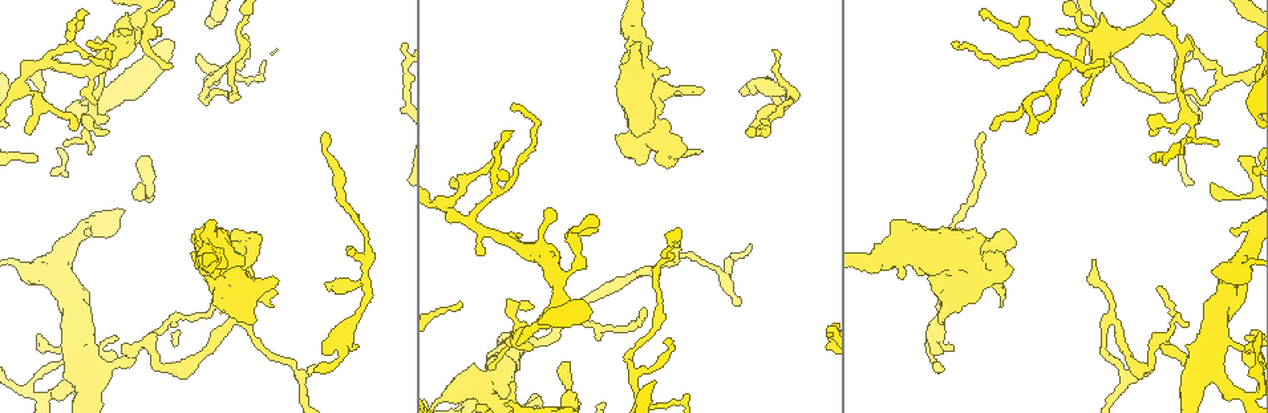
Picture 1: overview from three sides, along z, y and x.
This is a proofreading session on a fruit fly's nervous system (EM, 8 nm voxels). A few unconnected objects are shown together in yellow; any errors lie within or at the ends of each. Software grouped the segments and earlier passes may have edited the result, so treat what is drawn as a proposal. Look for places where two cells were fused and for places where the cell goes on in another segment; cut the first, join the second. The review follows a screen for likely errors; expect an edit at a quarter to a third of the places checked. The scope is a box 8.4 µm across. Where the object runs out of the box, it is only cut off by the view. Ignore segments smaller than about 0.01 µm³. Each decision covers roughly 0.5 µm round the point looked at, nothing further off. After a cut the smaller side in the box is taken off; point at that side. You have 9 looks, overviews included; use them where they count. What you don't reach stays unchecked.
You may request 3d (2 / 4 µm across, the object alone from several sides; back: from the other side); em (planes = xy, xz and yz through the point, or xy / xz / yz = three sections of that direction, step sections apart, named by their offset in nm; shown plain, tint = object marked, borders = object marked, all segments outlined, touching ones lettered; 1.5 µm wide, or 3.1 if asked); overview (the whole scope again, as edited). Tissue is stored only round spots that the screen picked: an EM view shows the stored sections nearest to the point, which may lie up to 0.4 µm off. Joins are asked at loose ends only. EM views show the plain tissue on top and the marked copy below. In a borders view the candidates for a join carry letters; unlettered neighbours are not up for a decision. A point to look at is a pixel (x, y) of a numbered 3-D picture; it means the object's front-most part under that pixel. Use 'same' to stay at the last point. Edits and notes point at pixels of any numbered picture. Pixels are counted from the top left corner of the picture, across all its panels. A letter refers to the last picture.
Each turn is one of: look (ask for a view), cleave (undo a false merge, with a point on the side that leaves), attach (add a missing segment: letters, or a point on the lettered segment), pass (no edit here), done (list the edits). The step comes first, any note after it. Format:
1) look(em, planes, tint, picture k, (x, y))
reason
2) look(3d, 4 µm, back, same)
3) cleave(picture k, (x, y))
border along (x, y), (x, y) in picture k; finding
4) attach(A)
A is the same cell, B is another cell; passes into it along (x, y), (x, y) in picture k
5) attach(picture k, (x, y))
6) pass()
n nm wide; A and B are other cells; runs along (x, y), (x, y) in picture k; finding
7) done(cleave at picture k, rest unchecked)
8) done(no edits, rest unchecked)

look(3d, 4 µm, picture 1, (957, 45))

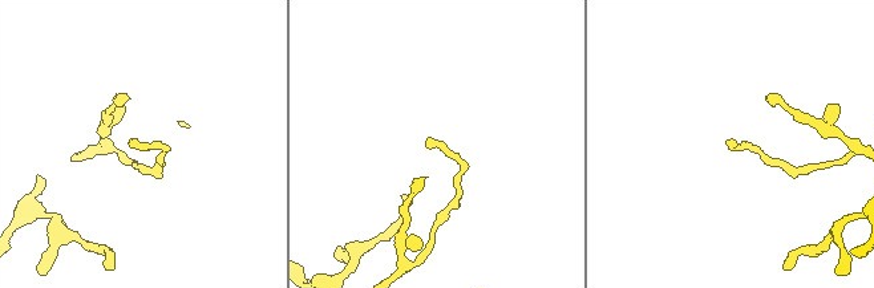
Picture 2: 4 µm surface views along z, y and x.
look(em, planes, tint, picture 2, (734, 142))

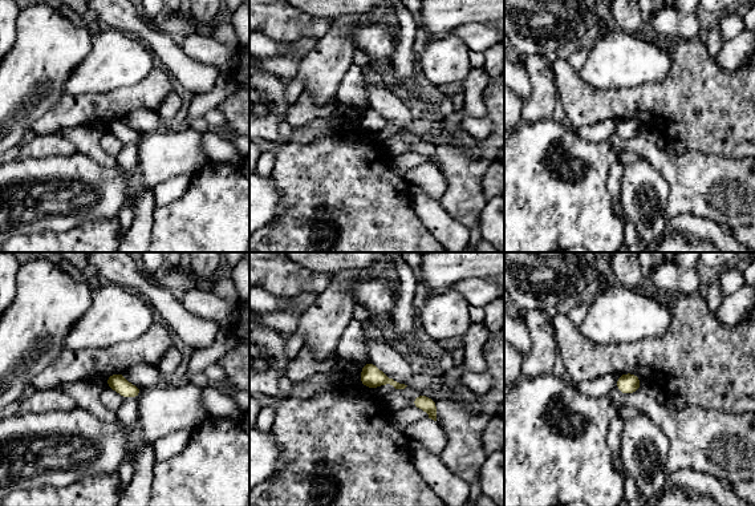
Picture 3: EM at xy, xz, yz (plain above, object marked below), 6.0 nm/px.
look(em, planes, borders, same)
see the neighbours

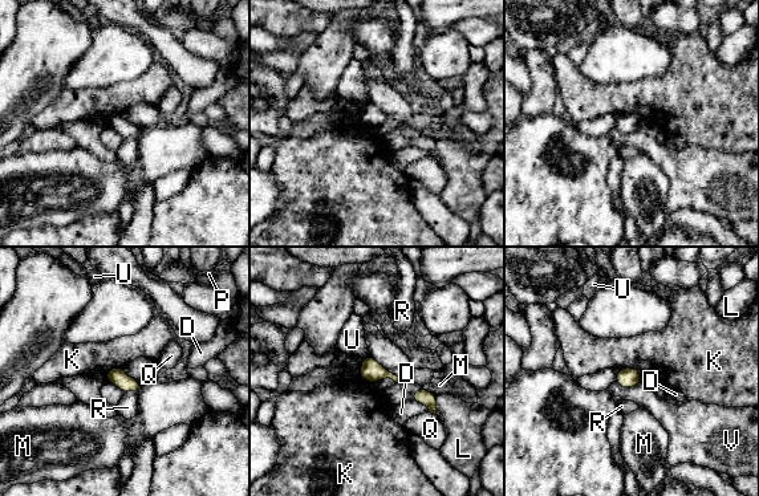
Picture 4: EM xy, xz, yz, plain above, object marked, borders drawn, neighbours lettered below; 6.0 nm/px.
pass()
D, K, L, M, P, Q, R, U and V are other cells; border along (620, 368), (634, 368), (641, 374) in picture 4; no lettered segment goes on from it

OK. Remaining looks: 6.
look(em, planes, borders, picture 1, (939, 368))
an open end

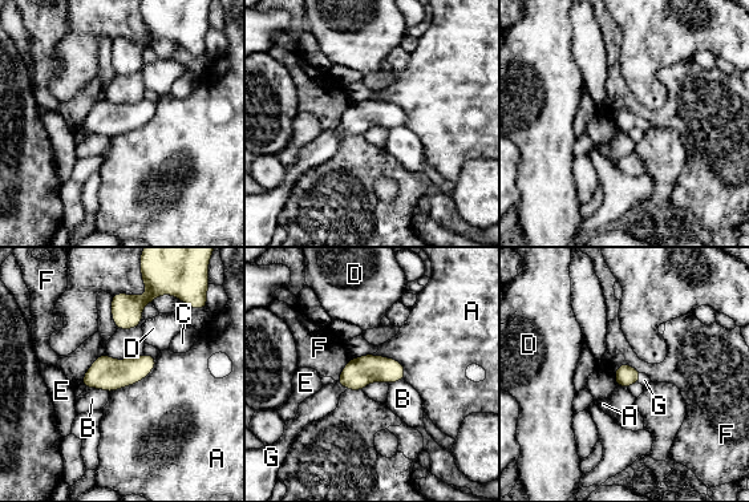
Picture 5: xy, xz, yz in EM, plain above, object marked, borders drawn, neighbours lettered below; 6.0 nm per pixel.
attach(G)
A touches over 360 nm; G is the same cell, A, B, C, D, E and F are other cells; passes into it along (359, 372), (341, 385), (316, 407) in picture 5; the cell continues

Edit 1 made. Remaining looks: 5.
look(3d, 4 µm, picture 1, (327, 286))
tapers out

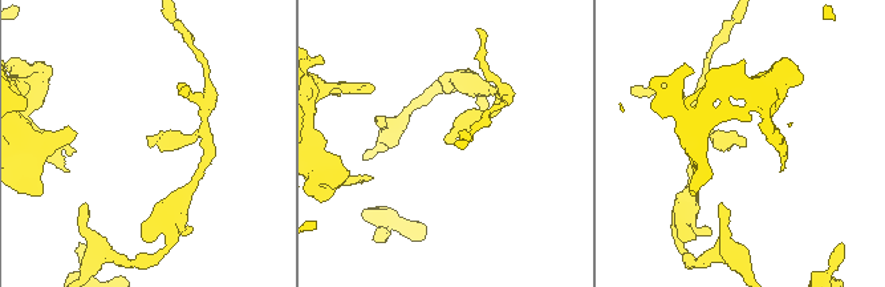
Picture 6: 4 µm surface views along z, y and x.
look(em, xy, step 8, borders, picture 6, (150, 140))

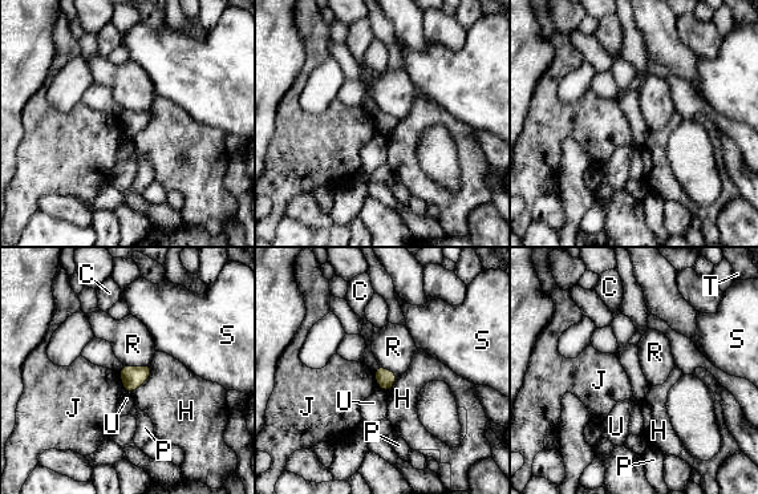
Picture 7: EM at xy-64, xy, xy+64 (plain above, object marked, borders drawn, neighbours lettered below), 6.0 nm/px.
pass()
C, H, J, P, R, S, T and U are other cells; none of them fits

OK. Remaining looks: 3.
look(3d, 4 µm, picture 1, (1126, 376))
sharp bend

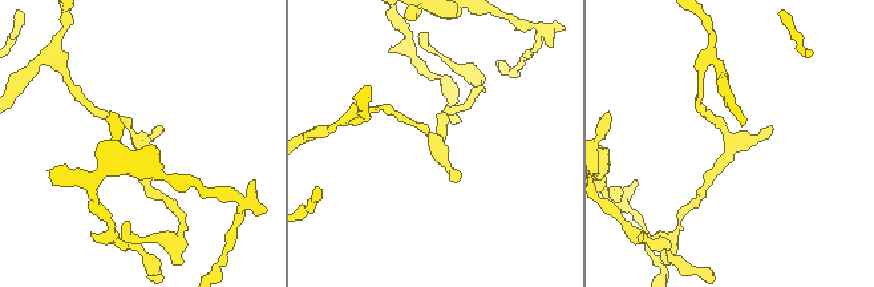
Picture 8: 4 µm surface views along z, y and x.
look(em, planes, borders, picture 8, (141, 144))
now the EM

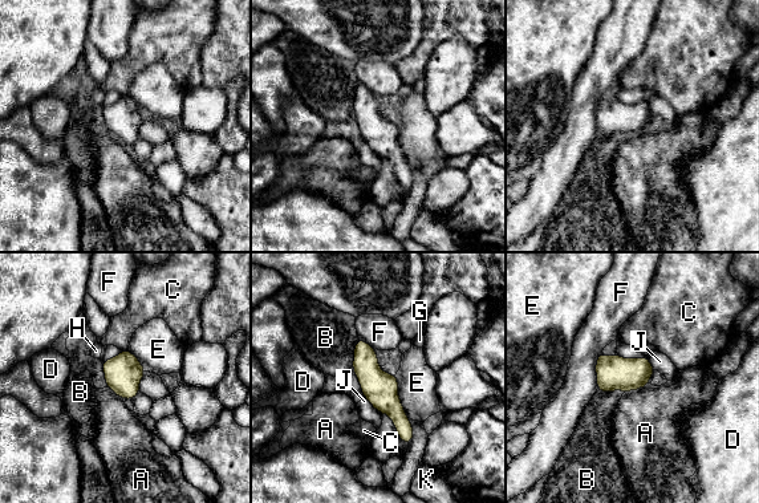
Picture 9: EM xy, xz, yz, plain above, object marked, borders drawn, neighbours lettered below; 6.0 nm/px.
pass()
A, B, C, D, E, F, G, H, J and K are other cells; one cell here

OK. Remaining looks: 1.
done(attach at picture 5, rest unchecked)

